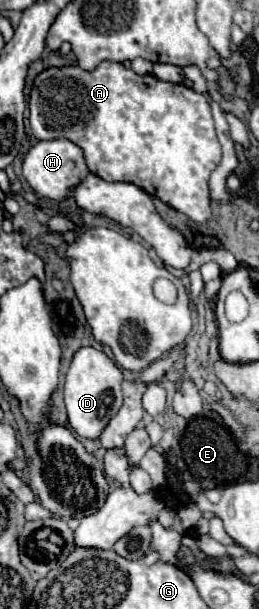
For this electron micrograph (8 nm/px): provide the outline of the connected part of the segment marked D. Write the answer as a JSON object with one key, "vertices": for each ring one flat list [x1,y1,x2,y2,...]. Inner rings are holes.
{"vertices":[[93,346,79,348,71,360,69,372,65,376,63,396,67,406,67,416,71,422,71,428,81,436,89,440,97,440,105,424,117,414,117,410,123,404,123,372,115,364,111,356,107,356,103,350,95,350]]}

